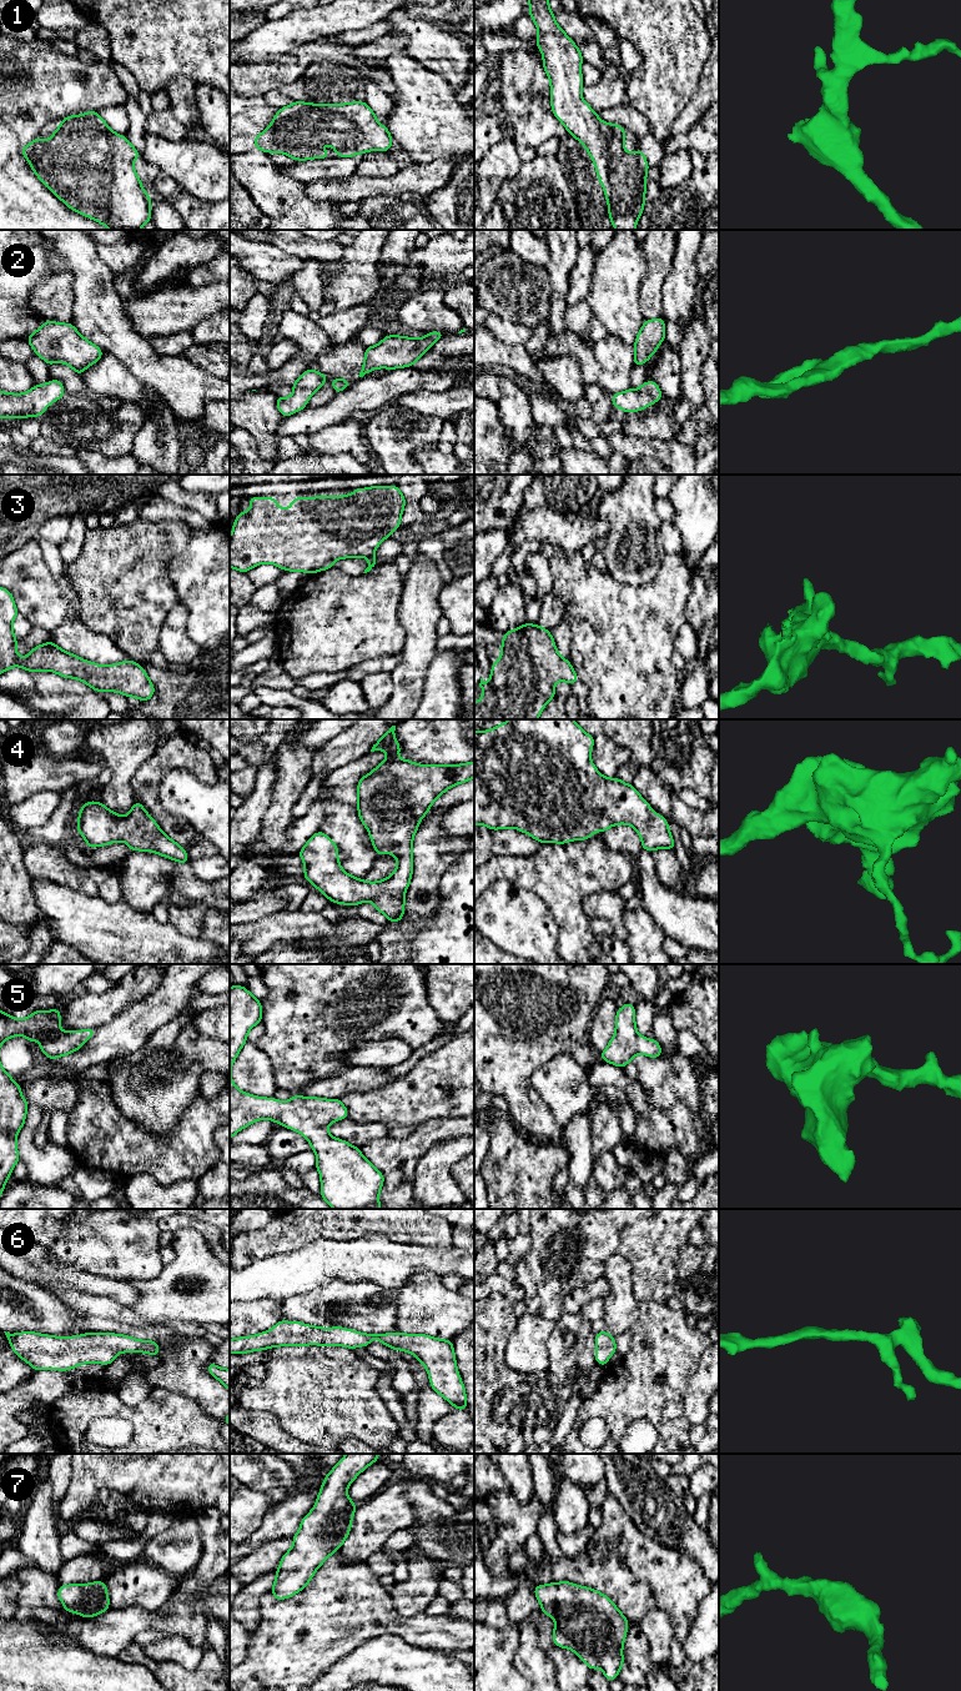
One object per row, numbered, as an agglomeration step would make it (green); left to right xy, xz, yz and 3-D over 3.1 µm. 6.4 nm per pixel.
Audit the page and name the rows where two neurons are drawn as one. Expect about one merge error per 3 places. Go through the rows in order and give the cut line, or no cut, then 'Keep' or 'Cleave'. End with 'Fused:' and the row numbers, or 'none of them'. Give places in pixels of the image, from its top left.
1: No split. Keep
2: No split. Keep
3: No split. Keep
4: No split. Keep
5: No split. Keep
6: No split. Keep
7: No split. Keep
Fused: none of them

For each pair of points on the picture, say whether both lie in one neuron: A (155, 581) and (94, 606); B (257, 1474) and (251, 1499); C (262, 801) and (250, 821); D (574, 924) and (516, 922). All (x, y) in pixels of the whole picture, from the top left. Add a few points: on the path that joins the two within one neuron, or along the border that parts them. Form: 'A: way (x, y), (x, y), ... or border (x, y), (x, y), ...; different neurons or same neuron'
A: way (140, 581), (135, 581), (109, 602); same neuron
B: border (242, 1484), (263, 1493); different neurons
C: way (257, 806), (250, 816); same neuron
D: border (541, 898), (556, 922), (557, 951); different neurons

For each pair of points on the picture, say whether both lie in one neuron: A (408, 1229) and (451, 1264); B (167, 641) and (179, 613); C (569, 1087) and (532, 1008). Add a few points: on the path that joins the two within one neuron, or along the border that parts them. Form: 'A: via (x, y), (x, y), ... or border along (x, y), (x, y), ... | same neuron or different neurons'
A: border along (401, 1242), (452, 1248) | different neurons
B: via (172, 635), (176, 620) | same neuron
C: border along (583, 1067), (569, 1054), (559, 1053), (532, 1074) | different neurons

